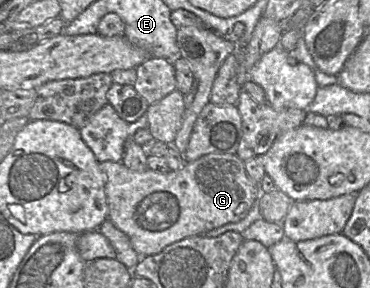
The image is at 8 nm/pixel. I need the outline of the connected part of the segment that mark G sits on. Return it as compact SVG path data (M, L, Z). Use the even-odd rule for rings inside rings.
M207 154L176 171L159 173L128 169L122 162L99 163L106 176L108 219L130 239L141 257L228 223L242 220L261 195L260 184L247 174L236 154Z

